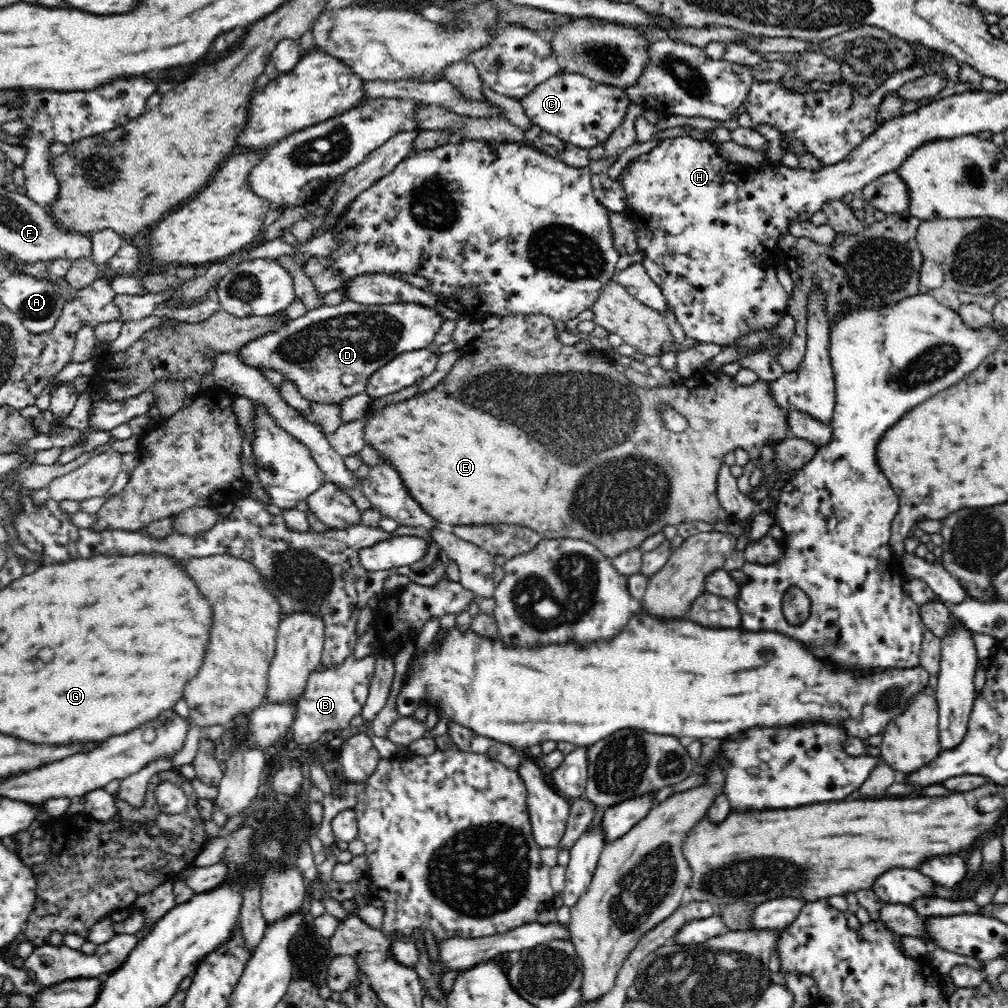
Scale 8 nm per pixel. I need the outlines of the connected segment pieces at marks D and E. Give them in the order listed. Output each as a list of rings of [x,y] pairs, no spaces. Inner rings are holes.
[[[344,300],[341,304],[338,304],[338,306],[321,305],[319,308],[314,308],[314,310],[308,310],[304,316],[288,321],[288,324],[285,324],[279,330],[268,332],[267,334],[248,342],[238,350],[236,355],[238,355],[238,359],[240,359],[240,361],[248,367],[254,367],[262,372],[266,369],[280,372],[284,380],[294,383],[294,385],[296,385],[296,389],[298,389],[298,393],[300,393],[300,395],[310,403],[318,403],[318,405],[339,405],[344,402],[344,400],[352,398],[352,396],[356,397],[357,394],[366,392],[365,388],[367,387],[368,379],[372,376],[372,374],[374,374],[381,366],[387,365],[396,355],[425,347],[432,347],[433,338],[436,337],[438,332],[440,332],[440,328],[444,326],[443,322],[446,319],[448,318],[442,317],[436,309],[412,302],[366,306],[364,304],[357,304],[356,302]]]
[[[513,313],[501,318],[500,326],[486,330],[471,343],[472,350],[459,358],[450,372],[429,392],[392,404],[382,412],[367,420],[364,432],[365,441],[378,450],[400,473],[411,497],[443,527],[474,524],[524,524],[542,538],[580,538],[592,544],[605,557],[614,558],[624,552],[641,548],[645,538],[659,536],[665,526],[678,526],[680,523],[702,521],[704,523],[728,522],[730,515],[722,508],[716,496],[718,470],[726,452],[744,448],[751,459],[758,460],[765,445],[781,443],[787,439],[789,424],[787,415],[790,409],[780,409],[769,388],[770,381],[758,378],[752,385],[740,385],[734,378],[722,372],[712,372],[701,368],[697,375],[684,378],[671,387],[638,386],[626,375],[616,371],[612,363],[596,350],[581,354],[573,346],[560,341],[560,332],[554,319],[543,315],[520,315]],[[671,408],[684,416],[688,428],[684,432],[672,432],[664,424],[662,412]]]

